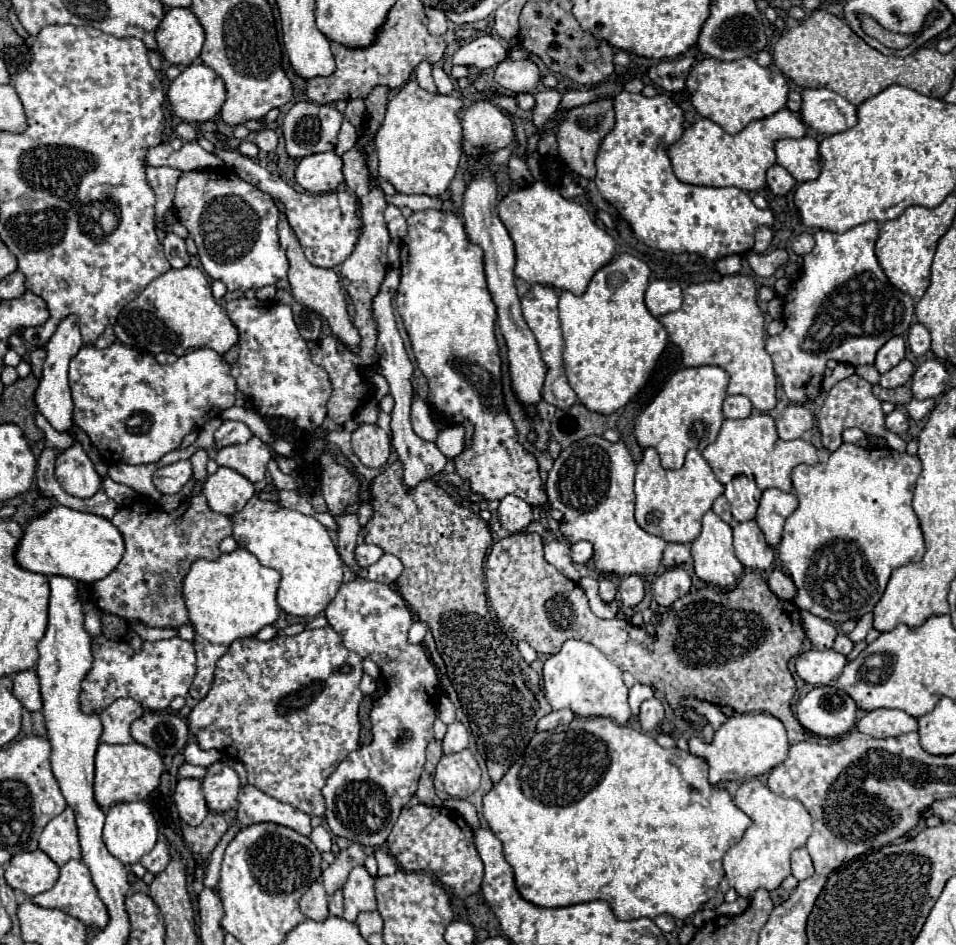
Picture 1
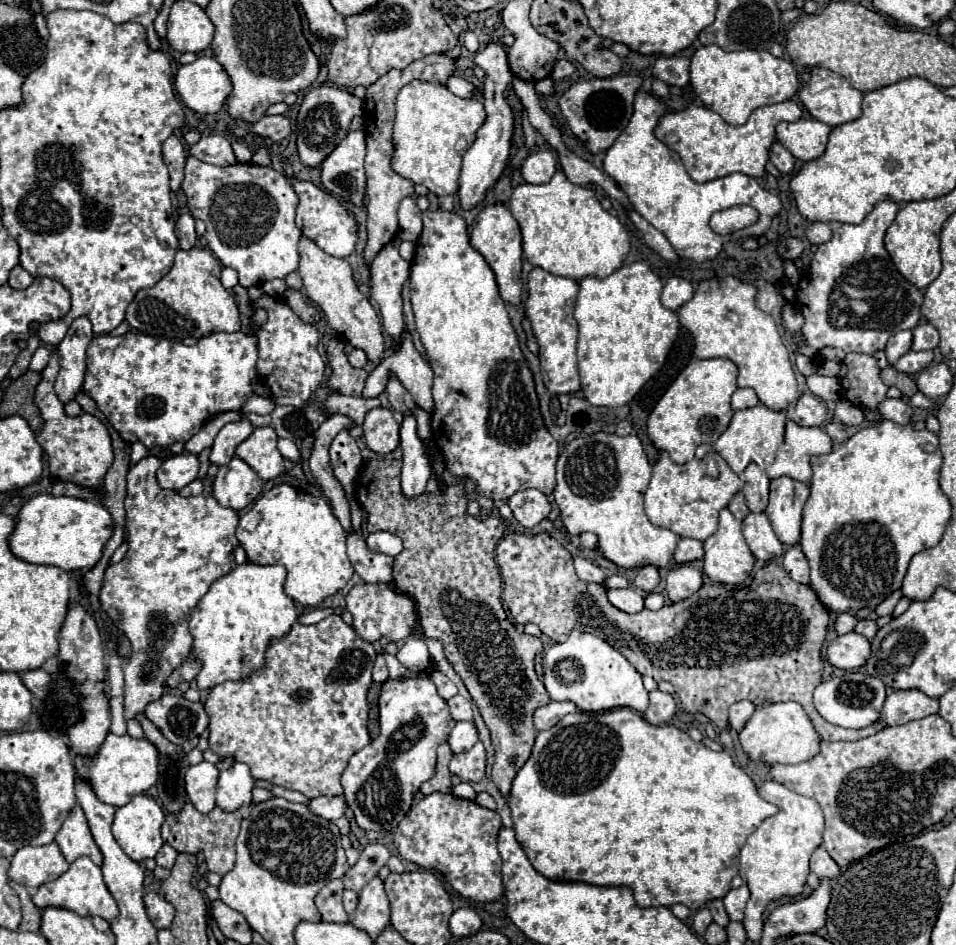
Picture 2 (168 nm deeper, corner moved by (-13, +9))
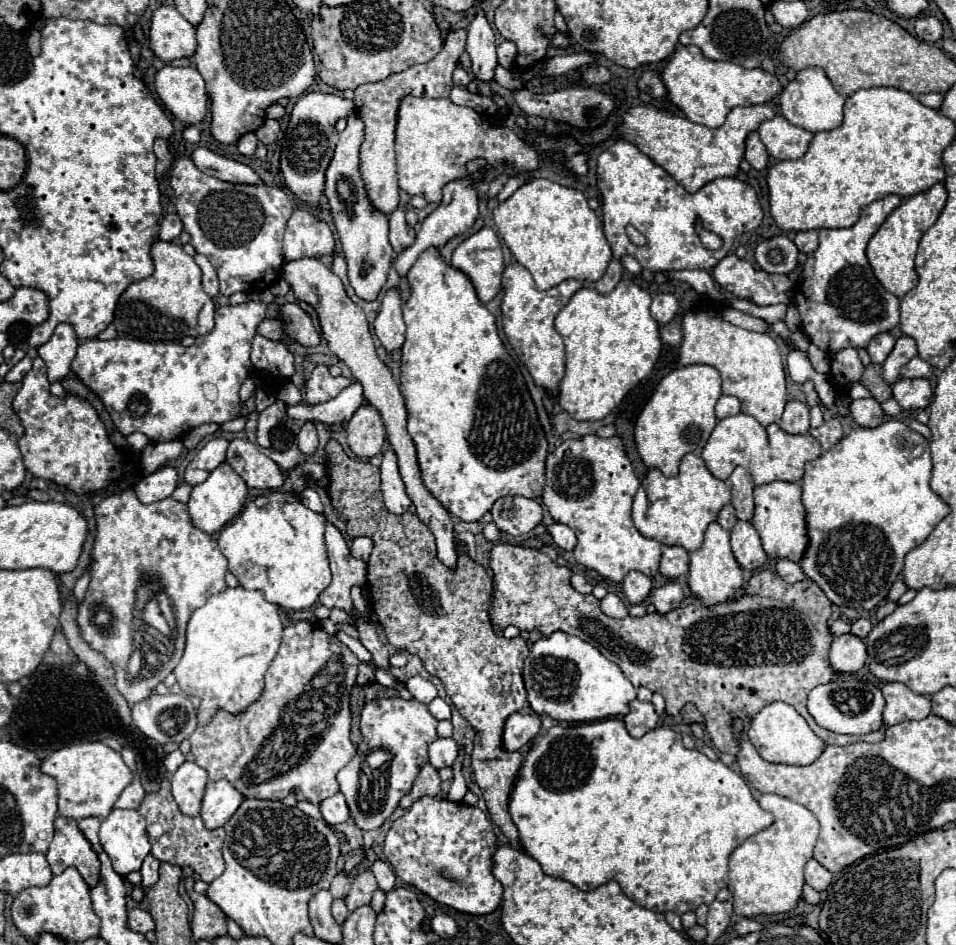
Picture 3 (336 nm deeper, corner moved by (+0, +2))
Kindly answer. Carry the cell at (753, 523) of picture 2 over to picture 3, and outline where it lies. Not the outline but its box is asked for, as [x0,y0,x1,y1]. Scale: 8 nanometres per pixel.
[731,522,767,570]

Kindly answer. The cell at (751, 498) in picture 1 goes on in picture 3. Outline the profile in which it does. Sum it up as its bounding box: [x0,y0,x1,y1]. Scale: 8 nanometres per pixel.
[729,468,753,520]

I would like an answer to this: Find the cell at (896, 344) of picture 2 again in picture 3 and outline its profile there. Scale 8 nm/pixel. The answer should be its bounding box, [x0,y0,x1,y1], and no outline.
[867,334,895,364]

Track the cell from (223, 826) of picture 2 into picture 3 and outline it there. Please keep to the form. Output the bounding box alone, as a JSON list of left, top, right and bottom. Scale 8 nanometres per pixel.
[139,780,225,882]

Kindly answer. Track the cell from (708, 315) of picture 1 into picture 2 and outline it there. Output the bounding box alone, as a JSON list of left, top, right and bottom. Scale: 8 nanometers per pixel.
[678,277,800,411]

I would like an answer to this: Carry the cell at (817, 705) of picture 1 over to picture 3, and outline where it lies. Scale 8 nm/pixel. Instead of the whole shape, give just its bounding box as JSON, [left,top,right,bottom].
[807,672,885,736]

